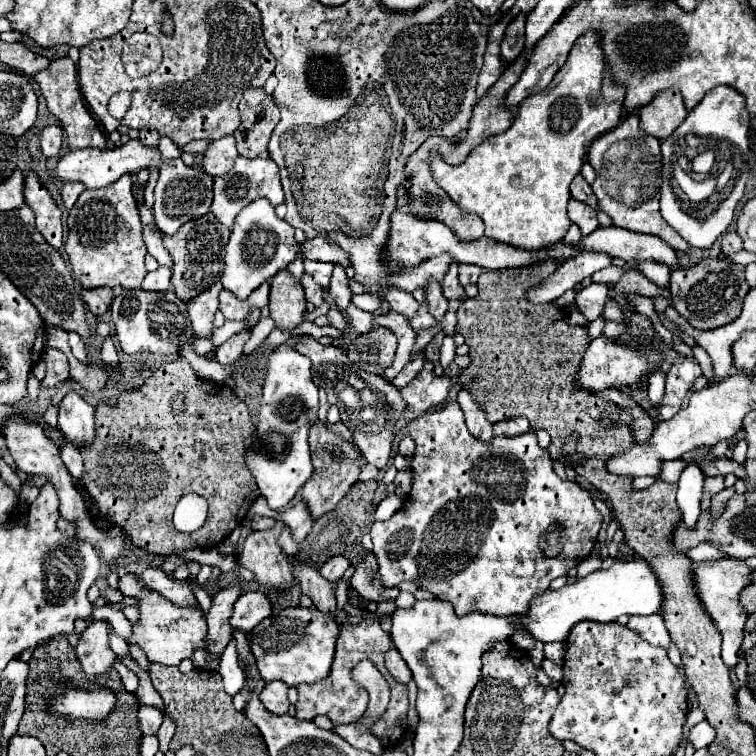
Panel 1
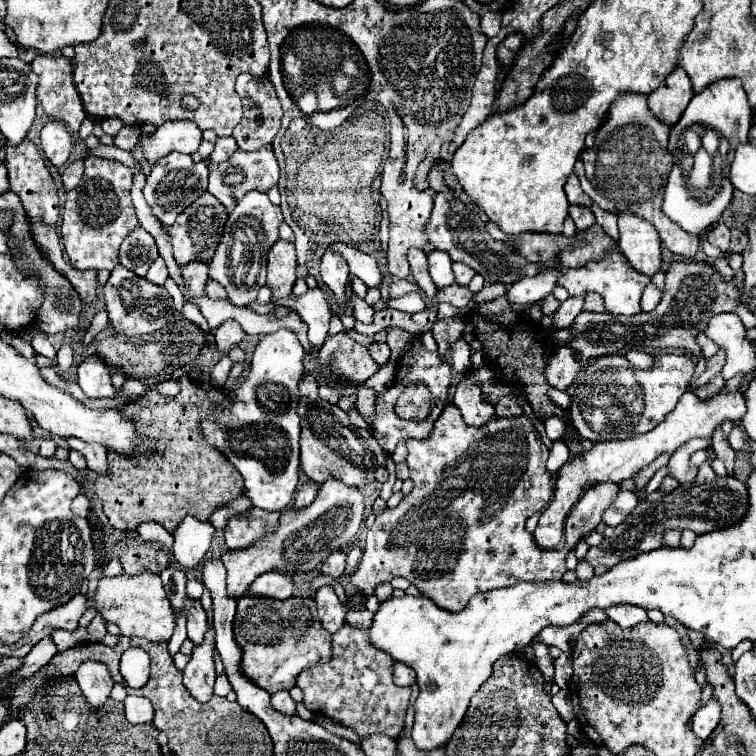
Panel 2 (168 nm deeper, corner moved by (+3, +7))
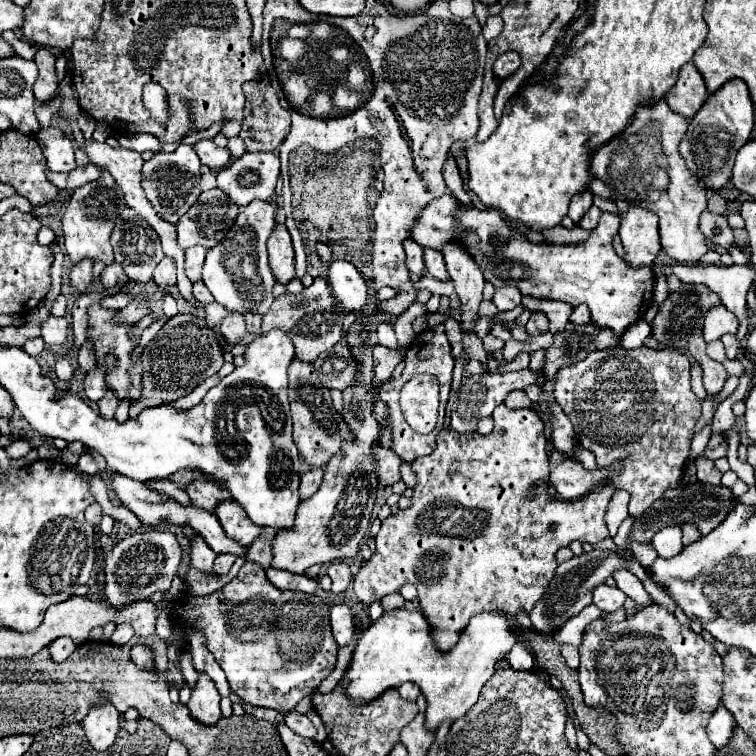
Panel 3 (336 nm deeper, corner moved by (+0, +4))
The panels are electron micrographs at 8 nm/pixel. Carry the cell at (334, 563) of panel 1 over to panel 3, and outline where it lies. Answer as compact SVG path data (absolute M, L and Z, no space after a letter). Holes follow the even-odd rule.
M332 561L326 573L332 579L334 593L342 593L348 587L348 583L352 581L352 571L350 571L350 565L346 561Z

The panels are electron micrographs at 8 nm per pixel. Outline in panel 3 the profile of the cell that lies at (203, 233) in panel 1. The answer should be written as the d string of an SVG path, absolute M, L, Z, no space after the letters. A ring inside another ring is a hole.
M204 191L176 225L178 245L182 249L190 249L194 245L202 245L206 249L216 247L216 237L226 235L238 213L240 207L236 207L236 203L232 203L228 195L224 195L224 191Z

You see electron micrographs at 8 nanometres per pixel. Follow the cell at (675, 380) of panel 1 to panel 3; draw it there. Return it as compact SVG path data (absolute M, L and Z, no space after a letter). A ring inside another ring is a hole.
M614 347L612 351L594 351L584 361L570 367L562 367L554 379L556 401L574 425L576 437L584 449L592 451L598 467L606 467L614 461L624 461L624 471L614 475L610 481L616 489L630 493L630 515L644 513L666 489L680 485L684 461L688 457L692 431L700 419L700 399L690 387L690 359L686 353L670 349L624 349Z

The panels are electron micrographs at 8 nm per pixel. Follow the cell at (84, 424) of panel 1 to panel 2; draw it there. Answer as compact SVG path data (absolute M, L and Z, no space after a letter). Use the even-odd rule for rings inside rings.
M69 438L67 444L69 444L69 448L79 450L87 458L87 468L89 470L93 470L97 474L107 474L109 464L107 464L107 450L105 448L101 448L99 444L83 444L77 438Z

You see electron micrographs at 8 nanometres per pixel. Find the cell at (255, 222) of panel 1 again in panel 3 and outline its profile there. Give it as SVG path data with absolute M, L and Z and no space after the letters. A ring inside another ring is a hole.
M252 201L240 209L234 225L226 237L206 253L202 267L202 281L214 295L216 303L224 305L228 311L256 311L264 313L272 305L272 287L276 283L266 255L266 241L276 227L278 205L268 201Z

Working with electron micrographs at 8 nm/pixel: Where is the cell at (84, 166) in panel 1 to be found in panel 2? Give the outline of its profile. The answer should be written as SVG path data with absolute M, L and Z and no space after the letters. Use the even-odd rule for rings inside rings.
M179 120L179 122L163 124L161 128L155 130L151 138L141 138L139 146L143 148L143 154L147 156L149 166L153 166L161 156L173 150L185 152L185 154L197 152L201 140L203 140L203 134L197 128L197 124L189 120Z

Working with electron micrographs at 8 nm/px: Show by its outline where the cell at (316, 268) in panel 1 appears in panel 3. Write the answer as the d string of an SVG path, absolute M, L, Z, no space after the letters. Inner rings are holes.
M344 259L330 263L326 279L334 291L334 297L342 303L346 313L358 313L366 305L368 301L366 281L352 263Z

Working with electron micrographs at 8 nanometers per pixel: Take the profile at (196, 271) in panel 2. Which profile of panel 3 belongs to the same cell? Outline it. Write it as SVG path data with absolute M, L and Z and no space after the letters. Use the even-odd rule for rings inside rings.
M192 247L192 249L186 251L186 275L194 283L200 281L200 271L202 271L204 255L206 255L204 247Z

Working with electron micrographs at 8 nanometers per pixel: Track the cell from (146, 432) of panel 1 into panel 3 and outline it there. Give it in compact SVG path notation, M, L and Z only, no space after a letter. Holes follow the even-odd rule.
M180 469L180 471L176 471L174 475L170 475L168 479L174 481L174 483L178 485L178 489L182 489L182 491L186 491L186 487L188 487L192 481L196 481L196 479L212 481L212 483L216 483L218 487L226 489L226 483L224 483L224 481L216 481L216 479L212 479L210 475L206 475L206 473L202 473L202 471L196 471L196 469Z

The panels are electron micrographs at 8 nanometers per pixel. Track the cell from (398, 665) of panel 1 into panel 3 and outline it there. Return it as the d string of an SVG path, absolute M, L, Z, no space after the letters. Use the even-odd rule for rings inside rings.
M402 683L402 685L398 687L398 693L400 693L402 699L414 701L414 699L420 695L420 687L418 687L416 683Z

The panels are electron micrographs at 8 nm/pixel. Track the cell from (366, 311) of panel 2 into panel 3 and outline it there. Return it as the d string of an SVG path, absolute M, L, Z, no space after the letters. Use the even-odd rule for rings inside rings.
M380 321L376 323L376 337L378 337L378 343L388 347L388 349L396 349L398 347L398 341L396 341L396 335L392 331L392 325L388 321Z

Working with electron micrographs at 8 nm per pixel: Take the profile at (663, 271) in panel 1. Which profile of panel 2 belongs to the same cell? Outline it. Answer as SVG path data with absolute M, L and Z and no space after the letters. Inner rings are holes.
M619 212L619 246L637 272L653 276L661 270L661 240L647 220Z

